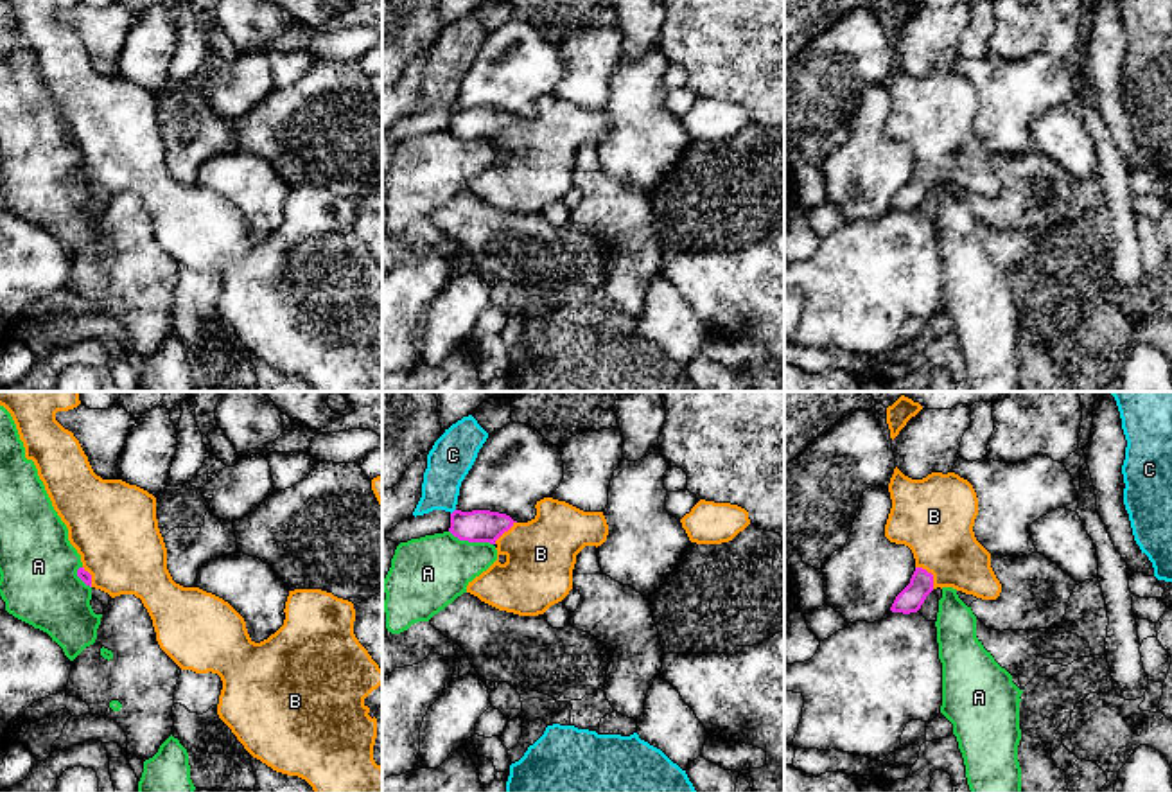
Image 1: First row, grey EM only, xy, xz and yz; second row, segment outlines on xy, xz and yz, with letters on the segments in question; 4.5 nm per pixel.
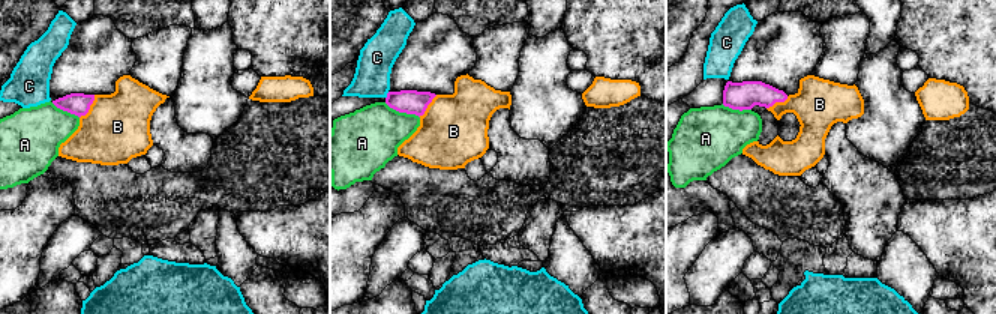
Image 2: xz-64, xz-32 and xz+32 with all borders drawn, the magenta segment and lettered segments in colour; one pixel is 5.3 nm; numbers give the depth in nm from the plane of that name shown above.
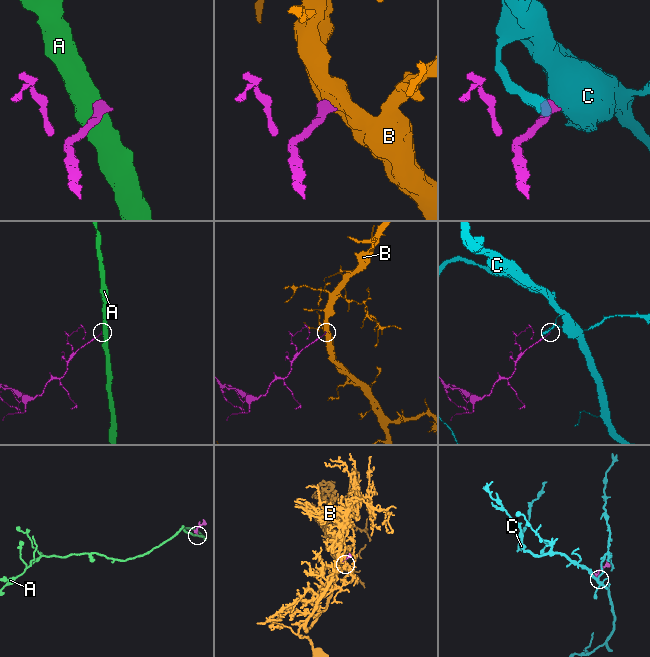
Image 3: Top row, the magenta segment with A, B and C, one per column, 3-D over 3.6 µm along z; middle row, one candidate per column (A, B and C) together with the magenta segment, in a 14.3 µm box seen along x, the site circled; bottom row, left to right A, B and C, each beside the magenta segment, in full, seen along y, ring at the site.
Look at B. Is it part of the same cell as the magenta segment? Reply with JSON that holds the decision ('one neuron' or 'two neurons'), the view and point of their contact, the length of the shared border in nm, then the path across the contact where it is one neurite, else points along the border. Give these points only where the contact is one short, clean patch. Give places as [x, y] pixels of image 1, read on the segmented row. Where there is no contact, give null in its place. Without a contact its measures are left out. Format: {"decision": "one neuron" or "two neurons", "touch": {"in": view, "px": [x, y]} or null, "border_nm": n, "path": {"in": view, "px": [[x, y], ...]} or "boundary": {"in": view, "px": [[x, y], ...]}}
{"decision": "one neuron", "touch": {"in": "yz", "px": [930, 573]}, "border_nm": 130, "path": {"in": "yz", "px": [[912, 597], [930, 573], [934, 518]]}}

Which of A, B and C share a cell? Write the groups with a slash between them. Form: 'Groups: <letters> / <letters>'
Groups: A / B / C

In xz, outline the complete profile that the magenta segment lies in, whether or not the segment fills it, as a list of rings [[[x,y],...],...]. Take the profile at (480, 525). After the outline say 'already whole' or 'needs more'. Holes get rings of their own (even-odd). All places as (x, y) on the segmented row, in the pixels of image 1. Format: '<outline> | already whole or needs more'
[[[544,497],[537,515],[517,523],[490,510],[450,514],[449,532],[459,541],[490,542],[497,560],[467,585],[481,602],[519,616],[544,614],[573,589],[576,555],[608,535],[603,512],[583,512]]] | needs more

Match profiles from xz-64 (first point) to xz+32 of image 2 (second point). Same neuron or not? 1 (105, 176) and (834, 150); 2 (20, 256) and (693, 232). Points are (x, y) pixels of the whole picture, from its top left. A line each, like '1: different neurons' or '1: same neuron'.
1: different neurons
2: same neuron

